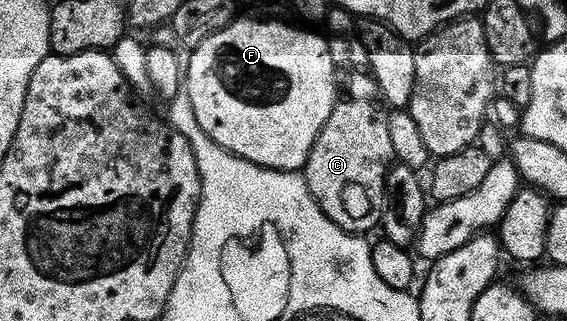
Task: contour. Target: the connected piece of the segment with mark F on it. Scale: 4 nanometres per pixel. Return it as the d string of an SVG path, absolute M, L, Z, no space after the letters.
M243 17L233 20L229 27L217 31L217 35L209 35L196 49L190 50L185 61L185 91L189 95L189 103L193 107L193 115L197 119L197 127L213 139L225 151L229 151L233 156L240 157L246 161L252 161L254 165L260 165L266 169L289 169L292 171L302 170L309 159L309 151L321 131L325 127L325 119L333 111L337 94L335 94L335 76L337 70L333 59L329 55L326 36L322 32L314 33L314 28L304 27L302 24L290 25L287 21L278 21L275 17Z

